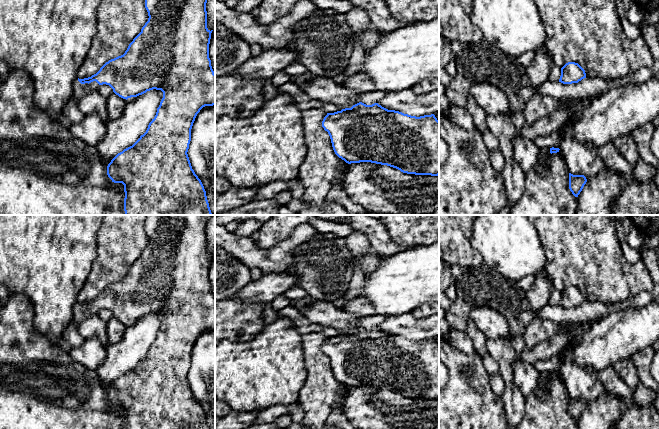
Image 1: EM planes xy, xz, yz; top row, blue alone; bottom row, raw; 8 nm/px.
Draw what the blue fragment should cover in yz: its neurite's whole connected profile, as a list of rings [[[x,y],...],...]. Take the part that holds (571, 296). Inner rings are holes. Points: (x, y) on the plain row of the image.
[[[568,286],[561,292],[559,306],[563,308],[578,307],[586,302],[585,294],[575,286]]]

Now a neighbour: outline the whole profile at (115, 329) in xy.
[[[114,316],[109,320],[109,322],[107,323],[107,337],[109,345],[121,341],[126,327],[126,323],[119,321]]]

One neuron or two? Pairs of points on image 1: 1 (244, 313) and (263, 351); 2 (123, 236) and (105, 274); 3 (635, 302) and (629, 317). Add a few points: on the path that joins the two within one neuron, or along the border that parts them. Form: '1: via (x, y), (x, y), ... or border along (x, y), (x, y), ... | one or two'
1: border along (265, 325), (250, 340), (232, 341) | two
2: via (119, 245), (113, 262), (110, 265) | one
3: border along (648, 303), (610, 313) | two

